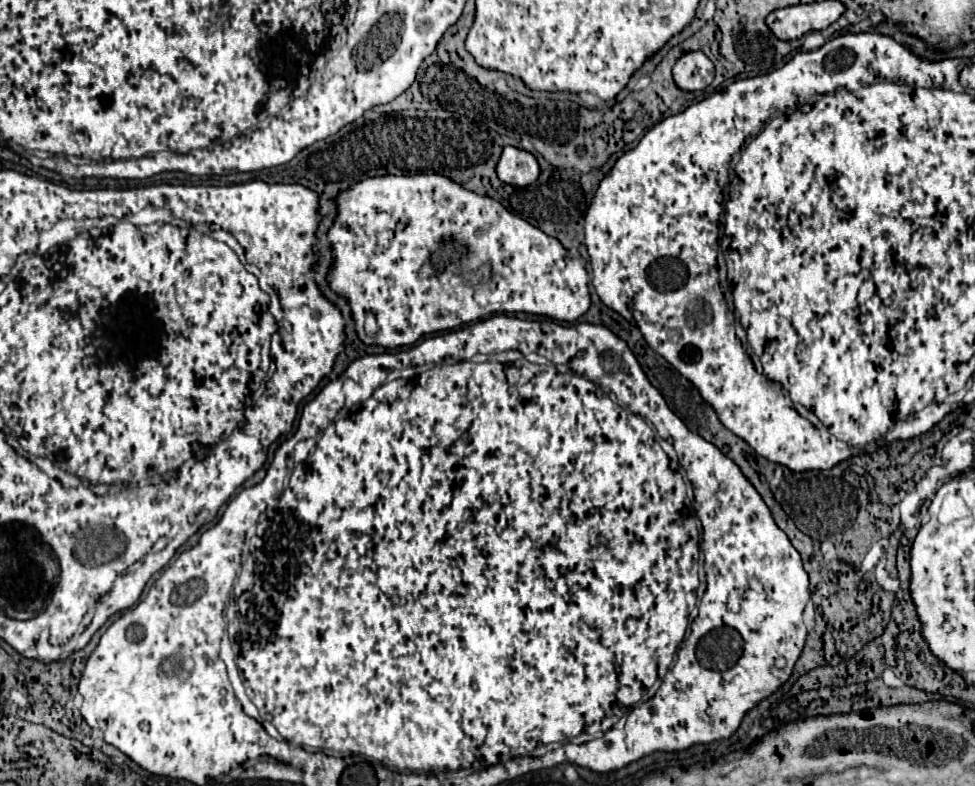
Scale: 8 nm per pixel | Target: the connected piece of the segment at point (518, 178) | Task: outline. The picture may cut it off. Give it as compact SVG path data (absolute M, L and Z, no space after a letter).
M506 146L496 172L498 172L500 180L504 180L508 184L528 186L528 184L536 182L536 178L540 176L540 166L538 166L538 160L534 158L534 154L522 150L522 148Z

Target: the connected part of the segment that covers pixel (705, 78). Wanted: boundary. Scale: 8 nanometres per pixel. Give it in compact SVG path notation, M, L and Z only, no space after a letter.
M704 52L682 54L674 68L674 82L682 90L702 90L714 80L714 64Z

